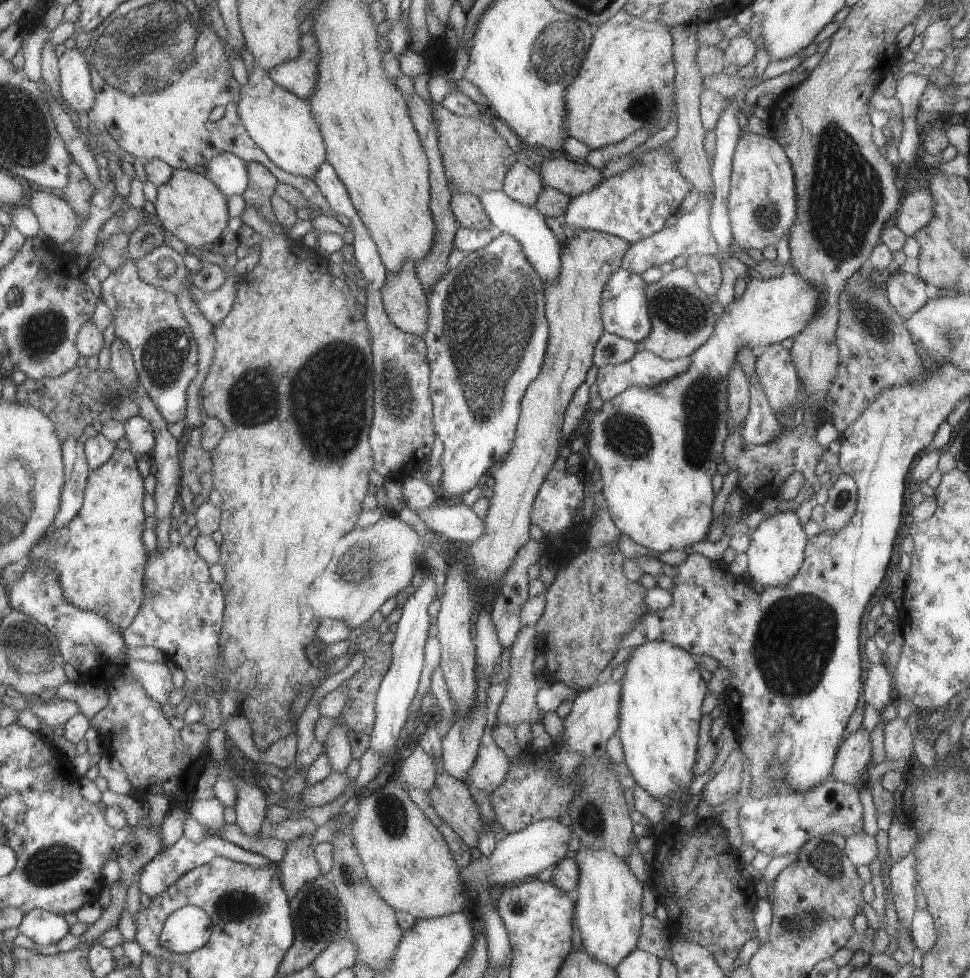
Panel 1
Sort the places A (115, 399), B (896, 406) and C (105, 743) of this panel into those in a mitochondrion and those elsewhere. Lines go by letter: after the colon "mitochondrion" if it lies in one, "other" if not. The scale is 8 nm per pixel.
A: mitochondrion
B: other
C: other

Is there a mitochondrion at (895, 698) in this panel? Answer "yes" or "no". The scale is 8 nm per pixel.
no

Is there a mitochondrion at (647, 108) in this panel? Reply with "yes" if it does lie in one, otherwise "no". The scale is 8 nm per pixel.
yes

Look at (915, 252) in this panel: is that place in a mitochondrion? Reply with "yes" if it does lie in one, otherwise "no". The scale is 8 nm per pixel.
no

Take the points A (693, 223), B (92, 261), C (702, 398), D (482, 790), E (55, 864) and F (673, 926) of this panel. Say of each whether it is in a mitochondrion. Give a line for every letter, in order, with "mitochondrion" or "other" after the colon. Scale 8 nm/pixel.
A: other
B: other
C: mitochondrion
D: other
E: mitochondrion
F: other

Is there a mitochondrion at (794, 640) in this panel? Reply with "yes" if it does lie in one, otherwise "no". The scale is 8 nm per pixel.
yes

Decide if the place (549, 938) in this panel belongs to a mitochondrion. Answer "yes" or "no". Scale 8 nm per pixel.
no

